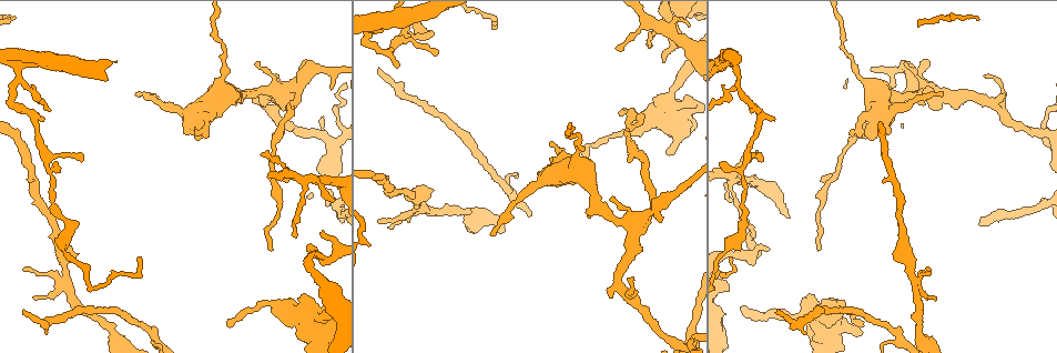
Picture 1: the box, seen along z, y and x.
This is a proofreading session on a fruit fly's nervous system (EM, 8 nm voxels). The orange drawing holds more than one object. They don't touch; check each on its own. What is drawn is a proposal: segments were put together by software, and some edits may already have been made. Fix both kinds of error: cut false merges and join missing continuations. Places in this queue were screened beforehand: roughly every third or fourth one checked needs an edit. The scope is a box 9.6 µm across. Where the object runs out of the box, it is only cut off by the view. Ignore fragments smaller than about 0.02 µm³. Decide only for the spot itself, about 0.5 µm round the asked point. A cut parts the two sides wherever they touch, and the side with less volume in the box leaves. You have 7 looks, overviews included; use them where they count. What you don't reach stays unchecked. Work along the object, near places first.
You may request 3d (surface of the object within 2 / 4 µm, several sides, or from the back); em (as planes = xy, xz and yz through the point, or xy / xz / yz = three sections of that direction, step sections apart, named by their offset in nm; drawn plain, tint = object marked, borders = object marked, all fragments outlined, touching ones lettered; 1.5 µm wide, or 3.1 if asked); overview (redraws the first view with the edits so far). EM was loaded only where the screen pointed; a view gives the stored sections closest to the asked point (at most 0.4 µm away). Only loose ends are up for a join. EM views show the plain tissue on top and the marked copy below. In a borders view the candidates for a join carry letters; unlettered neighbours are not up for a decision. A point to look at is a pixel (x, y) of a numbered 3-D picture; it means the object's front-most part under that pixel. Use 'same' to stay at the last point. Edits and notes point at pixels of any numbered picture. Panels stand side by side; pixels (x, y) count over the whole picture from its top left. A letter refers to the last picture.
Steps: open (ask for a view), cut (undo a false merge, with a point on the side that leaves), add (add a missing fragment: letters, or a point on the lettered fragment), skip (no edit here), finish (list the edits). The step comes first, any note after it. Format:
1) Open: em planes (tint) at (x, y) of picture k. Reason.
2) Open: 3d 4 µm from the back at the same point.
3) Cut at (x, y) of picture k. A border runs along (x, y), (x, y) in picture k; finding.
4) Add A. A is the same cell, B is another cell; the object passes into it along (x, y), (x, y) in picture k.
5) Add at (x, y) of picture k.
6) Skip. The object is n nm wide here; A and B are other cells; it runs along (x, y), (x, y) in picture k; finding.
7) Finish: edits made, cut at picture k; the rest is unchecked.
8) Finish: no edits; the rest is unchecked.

Open: em xy step 4 (tint) at (437, 52) of picture 1. Thin end.

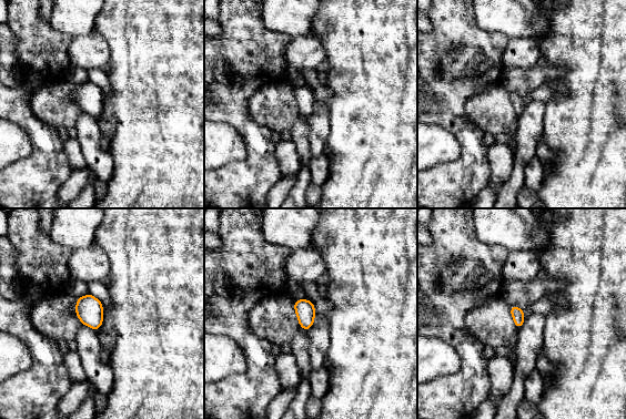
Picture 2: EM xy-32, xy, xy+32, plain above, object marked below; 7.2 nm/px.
Open: em planes (borders) at the same point.

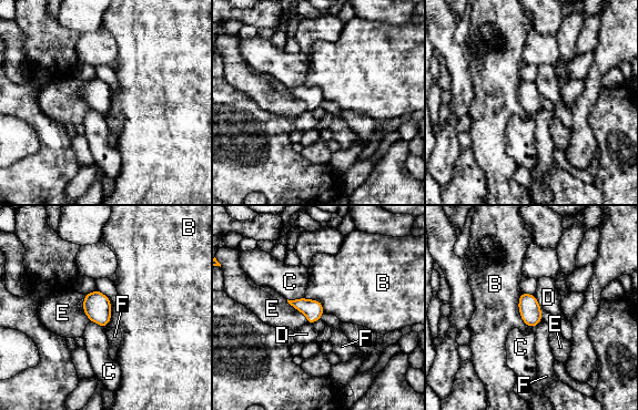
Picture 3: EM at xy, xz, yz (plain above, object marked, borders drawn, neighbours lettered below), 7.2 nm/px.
Skip. B, C, D, E and F are other cells; a border runs along (520, 293), (519, 316), (528, 326) in picture 3; no lettered fragment goes on from it.

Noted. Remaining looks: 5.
Open: em xy step 4 (tint) at (378, 24) of picture 1. Sharp bend.

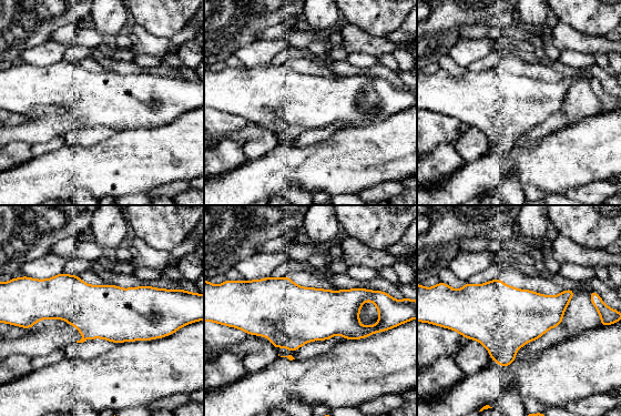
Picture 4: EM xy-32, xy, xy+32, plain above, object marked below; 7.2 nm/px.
Open: em xy step 4 (borders) at the same point. See the neighbours.

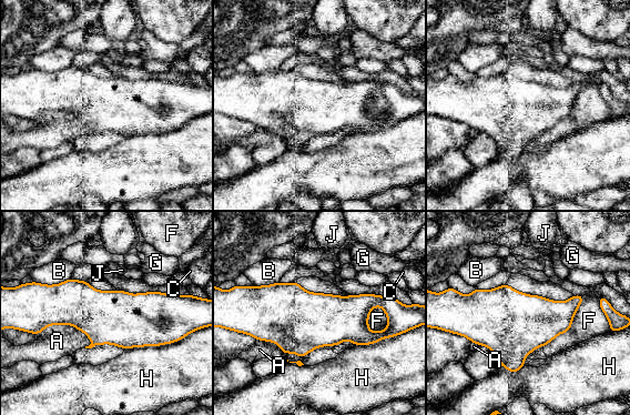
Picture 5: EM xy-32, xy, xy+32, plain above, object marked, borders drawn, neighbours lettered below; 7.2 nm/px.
Skip. The object is 400 nm wide here; A, B, C, F, G, H and J are other cells; a border runs along (36, 334), (72, 324), (93, 342) in picture 5; continuous, no second neuron.

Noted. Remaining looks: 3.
Open: em planes (borders) at (660, 218) of picture 1.

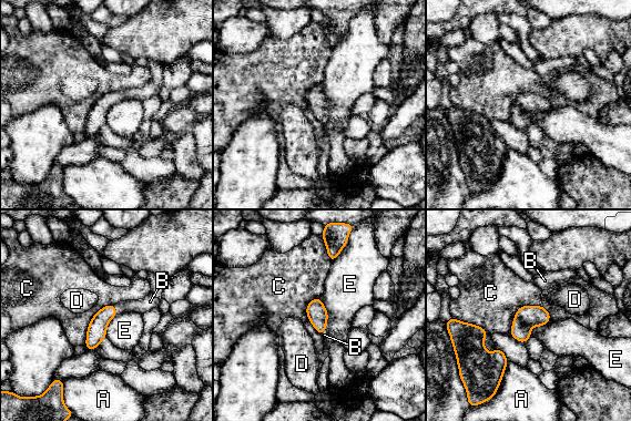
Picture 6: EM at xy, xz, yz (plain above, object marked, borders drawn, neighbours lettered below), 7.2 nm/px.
Add B. B is the same cell, A, C, D and E are other cells; the object passes into it along (97, 331), (115, 309), (141, 306) in picture 6; it goes on there.

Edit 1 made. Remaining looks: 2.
Finish: edits made, add at picture 6; the rest is unchecked.

